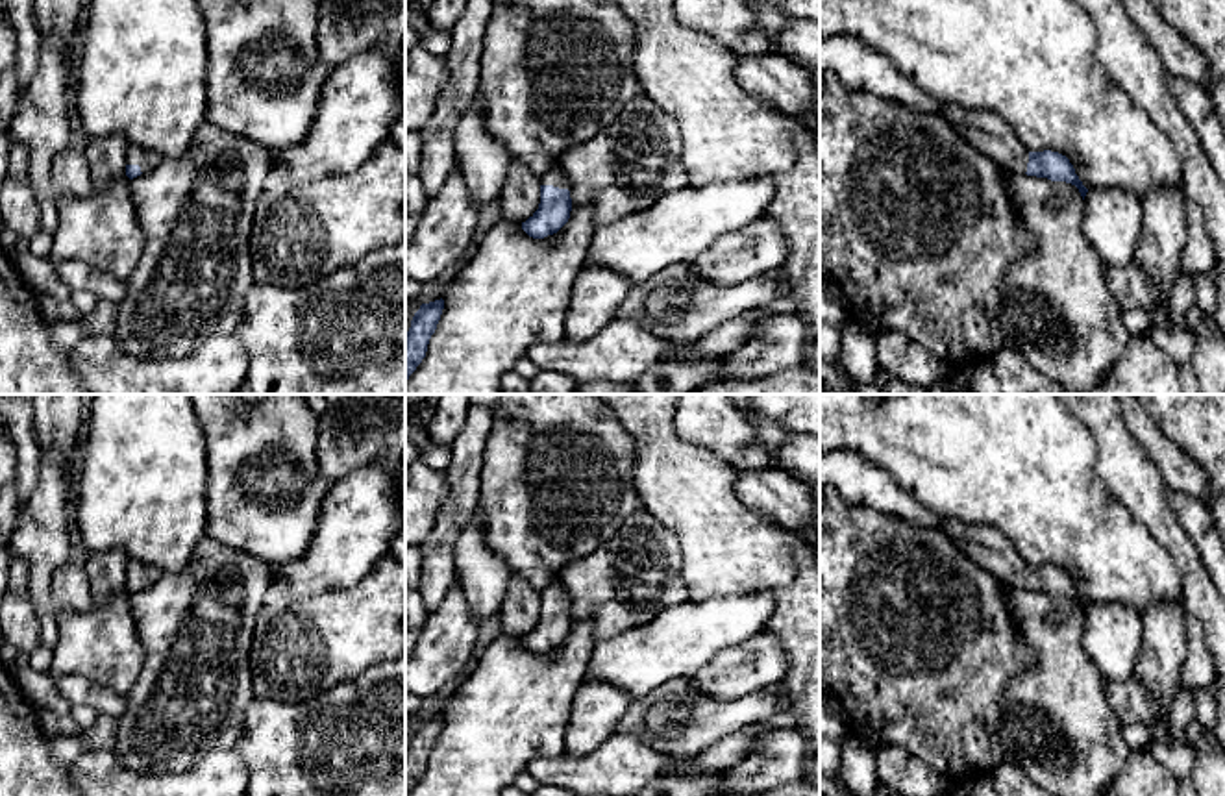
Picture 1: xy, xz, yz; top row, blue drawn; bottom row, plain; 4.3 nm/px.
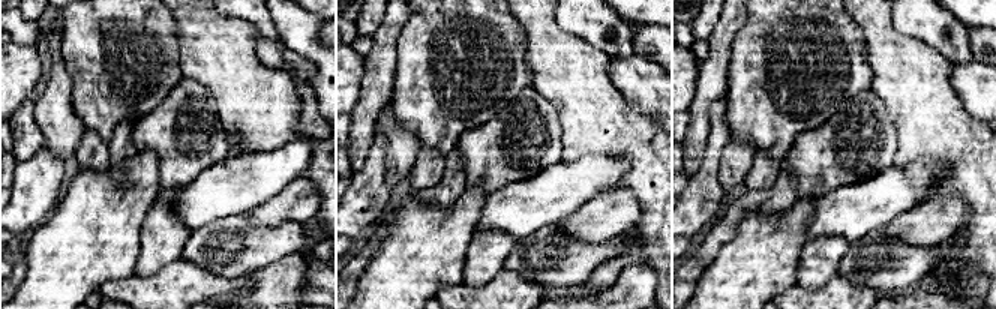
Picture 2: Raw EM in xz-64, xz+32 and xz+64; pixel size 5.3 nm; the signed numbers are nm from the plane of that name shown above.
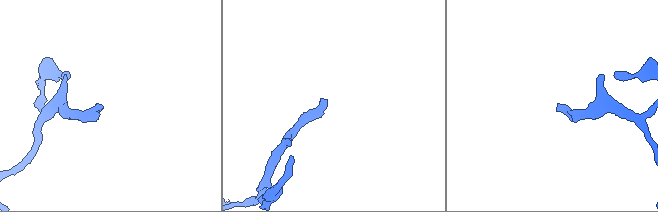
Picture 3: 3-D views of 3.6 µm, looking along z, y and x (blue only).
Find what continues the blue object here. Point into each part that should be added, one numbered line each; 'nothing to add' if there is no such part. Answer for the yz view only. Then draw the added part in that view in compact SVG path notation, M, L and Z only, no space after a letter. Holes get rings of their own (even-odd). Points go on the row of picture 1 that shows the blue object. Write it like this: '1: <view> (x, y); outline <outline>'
1: yz (987, 132); outline M949 102L942 106L940 115L996 163L1016 174L1027 172L1029 150L999 115L970 111Z

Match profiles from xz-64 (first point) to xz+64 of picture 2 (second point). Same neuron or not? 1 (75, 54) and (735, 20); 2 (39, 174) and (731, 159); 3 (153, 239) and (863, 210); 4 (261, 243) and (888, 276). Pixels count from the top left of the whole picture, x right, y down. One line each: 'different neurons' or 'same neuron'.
1: different neurons
2: different neurons
3: different neurons
4: same neuron

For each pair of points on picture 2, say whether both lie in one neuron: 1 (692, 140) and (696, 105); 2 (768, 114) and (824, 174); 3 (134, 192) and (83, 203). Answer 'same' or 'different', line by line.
1: same
2: different
3: same

